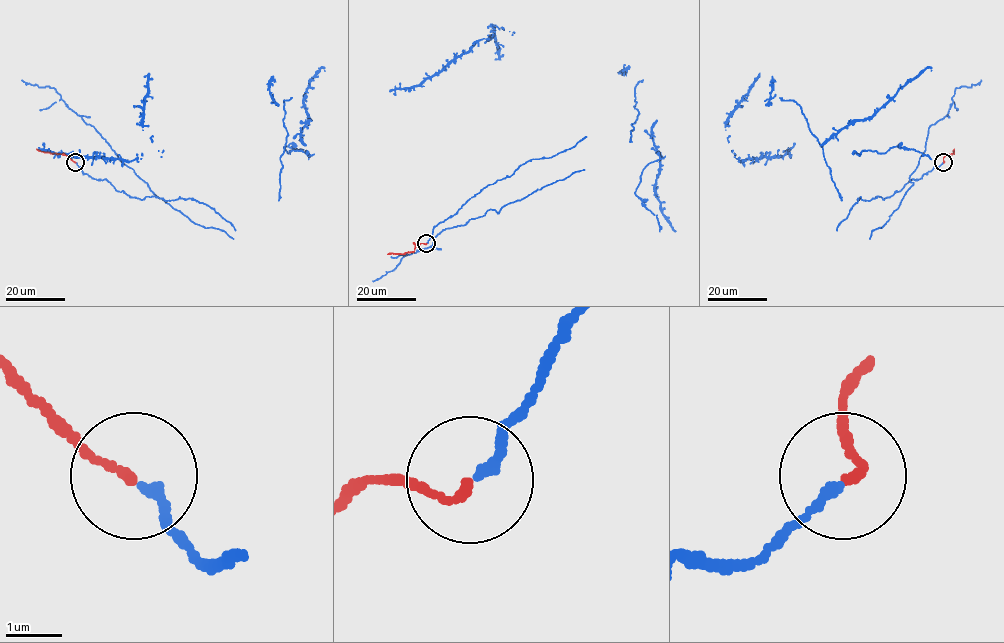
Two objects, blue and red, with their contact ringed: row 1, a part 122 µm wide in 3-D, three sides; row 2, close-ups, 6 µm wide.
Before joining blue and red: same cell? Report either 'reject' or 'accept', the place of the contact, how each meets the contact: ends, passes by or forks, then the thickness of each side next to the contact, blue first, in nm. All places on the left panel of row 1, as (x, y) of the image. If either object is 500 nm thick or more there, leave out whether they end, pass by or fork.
accept; place (75, 162); blue ends; red ends; calibres 160 and 130 nm

